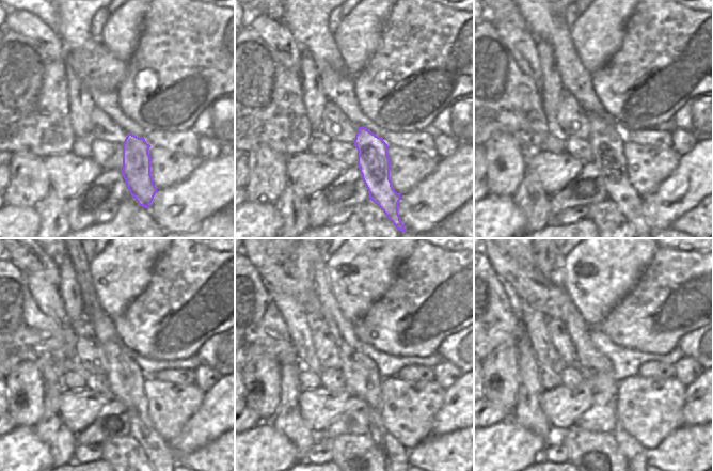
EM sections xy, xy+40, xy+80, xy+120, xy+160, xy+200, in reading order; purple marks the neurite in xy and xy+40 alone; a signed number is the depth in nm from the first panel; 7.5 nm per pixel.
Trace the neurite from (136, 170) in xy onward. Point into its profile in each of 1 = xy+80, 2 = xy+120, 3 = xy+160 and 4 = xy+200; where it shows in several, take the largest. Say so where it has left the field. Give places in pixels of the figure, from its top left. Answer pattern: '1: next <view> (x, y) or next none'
1: next xy+80 (606, 144)
2: next xy+120 (126, 380)
3: next xy+160 (362, 377)
4: next xy+200 (602, 369)

